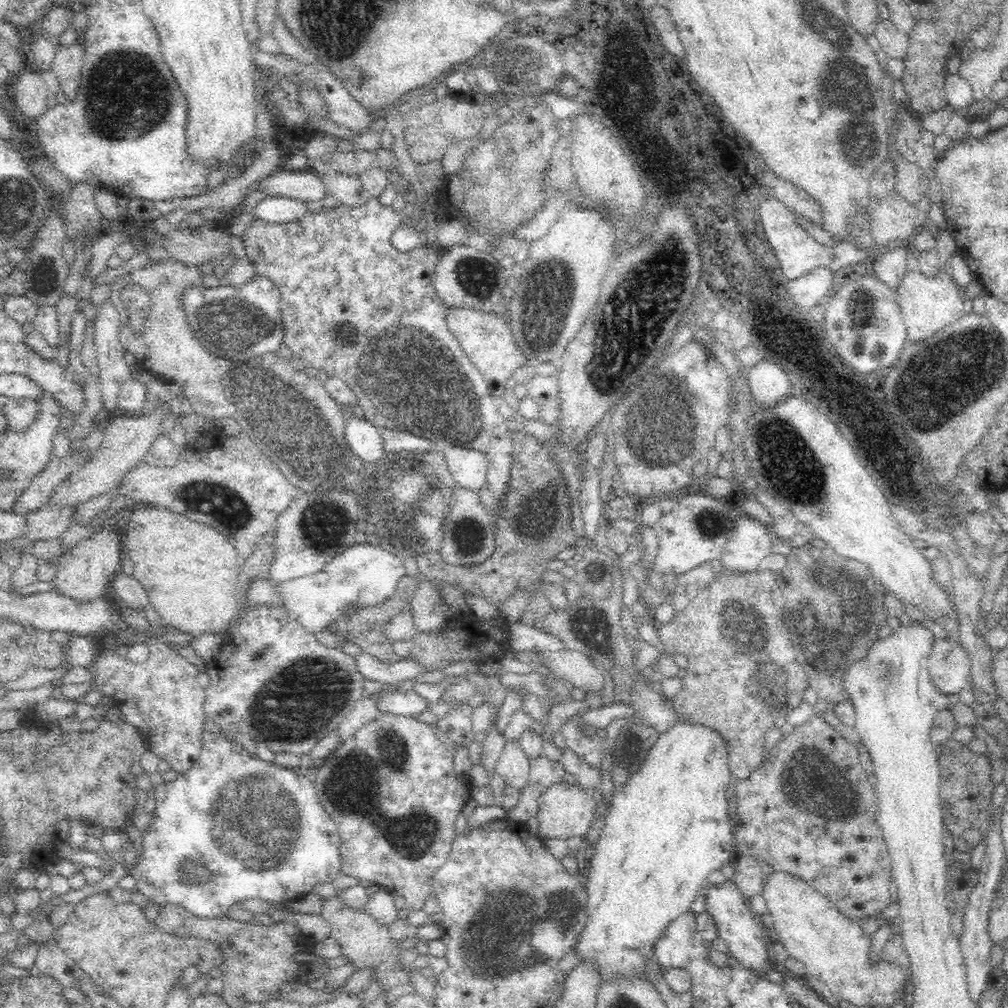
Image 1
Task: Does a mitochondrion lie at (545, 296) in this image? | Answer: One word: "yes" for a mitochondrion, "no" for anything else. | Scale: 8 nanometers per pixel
yes

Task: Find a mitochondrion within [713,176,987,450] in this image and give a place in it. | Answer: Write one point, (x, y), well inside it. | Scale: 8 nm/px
(864, 316)

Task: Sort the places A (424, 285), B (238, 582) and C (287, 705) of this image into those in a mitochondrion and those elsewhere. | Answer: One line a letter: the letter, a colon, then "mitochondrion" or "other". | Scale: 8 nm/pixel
A: other
B: other
C: mitochondrion

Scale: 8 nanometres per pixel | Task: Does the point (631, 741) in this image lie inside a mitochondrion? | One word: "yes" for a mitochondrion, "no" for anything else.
no

